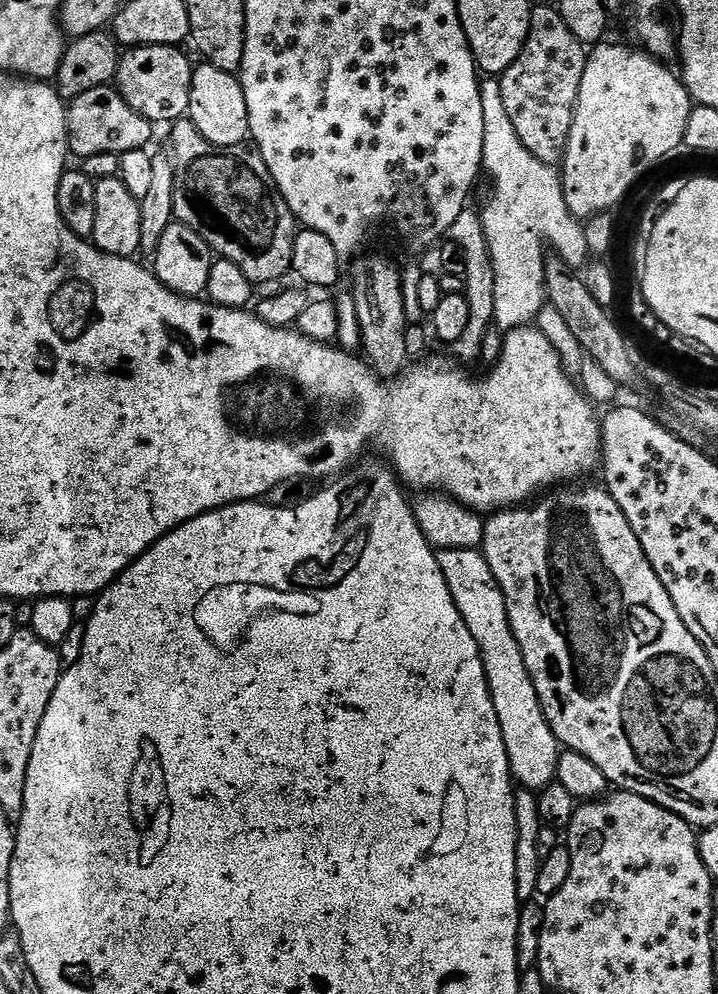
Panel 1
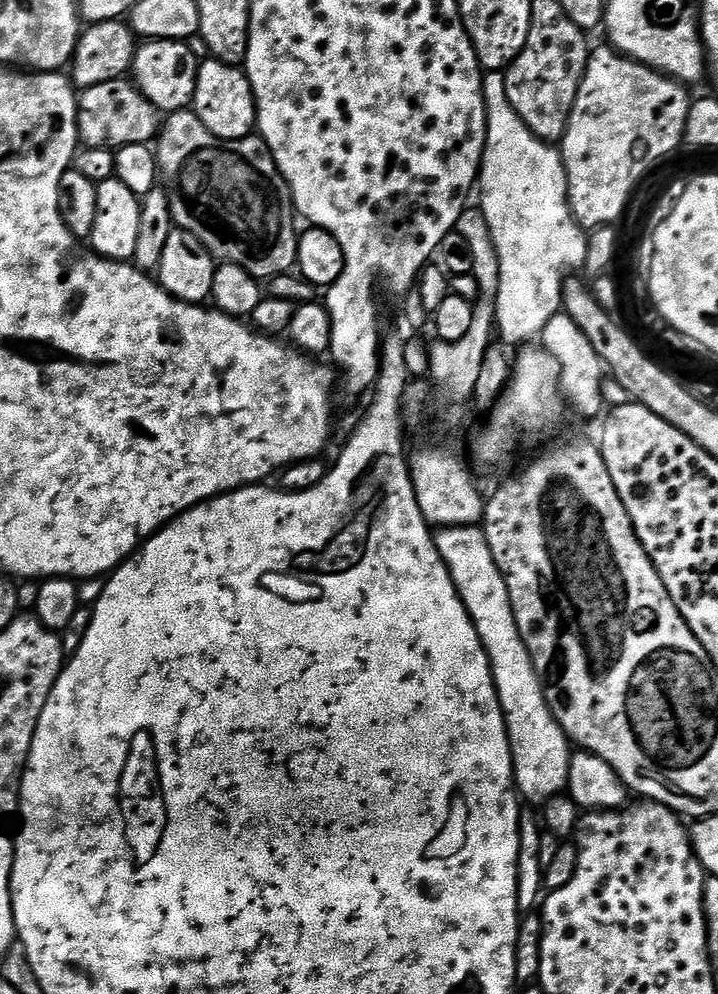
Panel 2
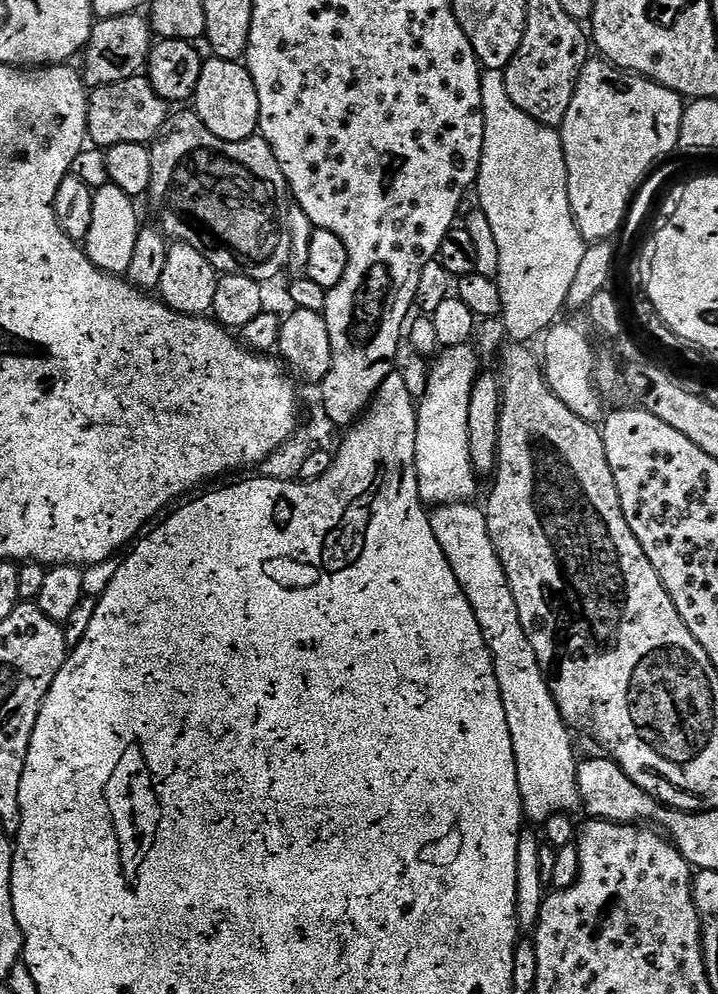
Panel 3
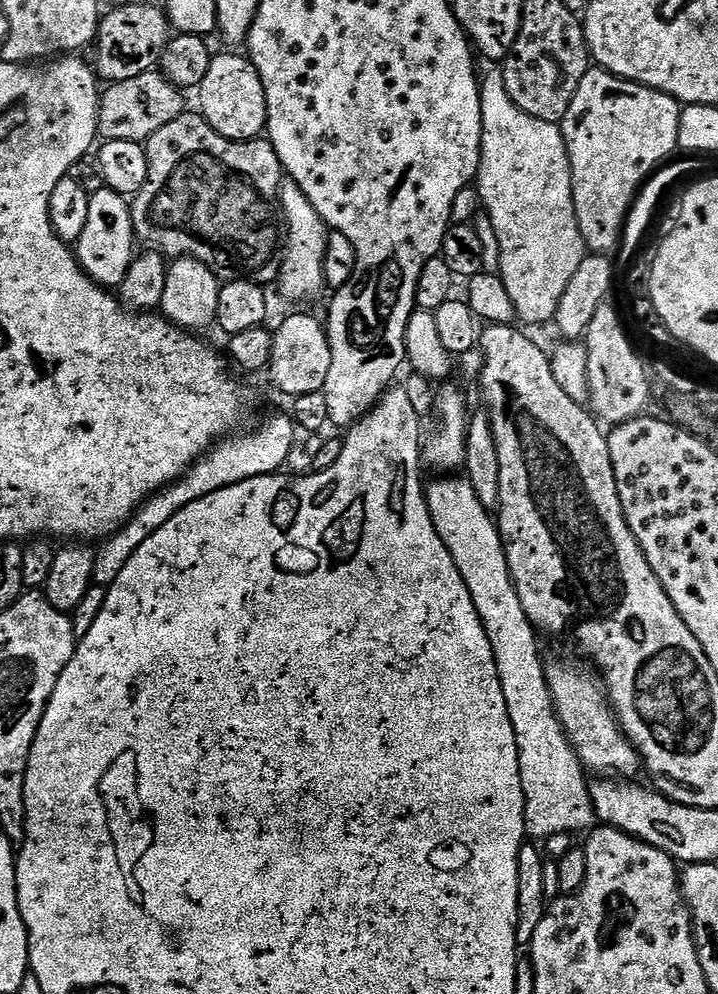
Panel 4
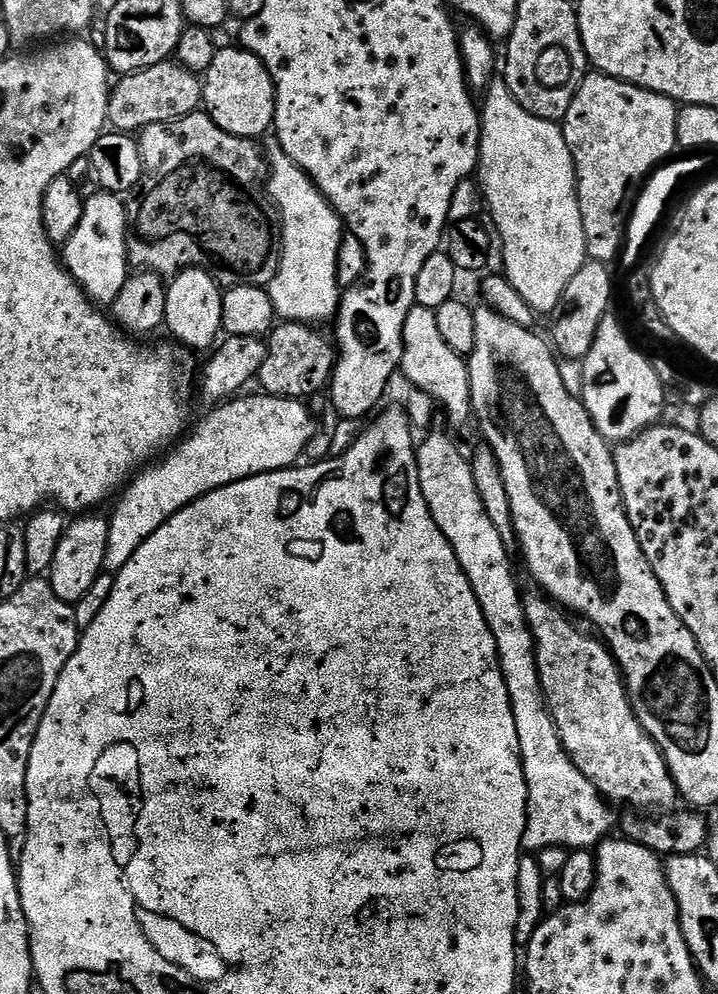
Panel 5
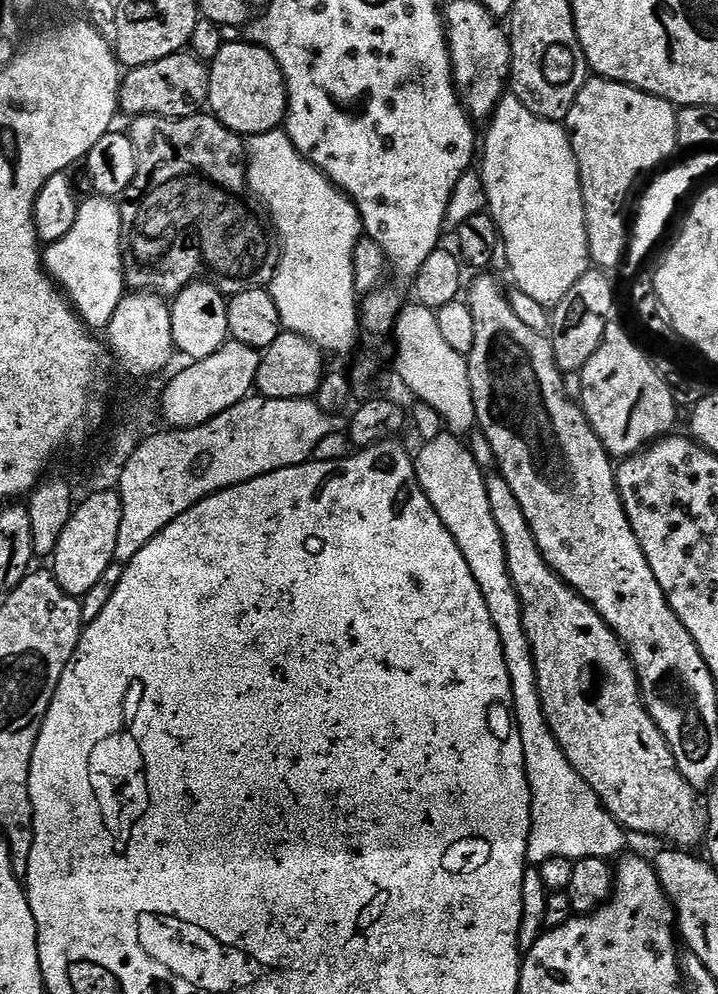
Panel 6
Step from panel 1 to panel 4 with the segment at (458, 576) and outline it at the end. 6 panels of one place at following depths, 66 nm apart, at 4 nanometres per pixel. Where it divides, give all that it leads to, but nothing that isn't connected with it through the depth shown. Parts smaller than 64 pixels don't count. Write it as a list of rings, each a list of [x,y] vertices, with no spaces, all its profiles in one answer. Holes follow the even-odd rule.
[[[444,474],[436,479],[440,480],[434,481],[433,484],[429,483],[426,488],[430,518],[434,522],[434,530],[438,530],[438,538],[442,538],[442,542],[446,542],[446,550],[450,550],[450,558],[454,558],[454,566],[458,566],[458,574],[462,574],[462,582],[466,582],[466,590],[470,590],[470,598],[474,598],[474,610],[478,610],[478,618],[482,618],[486,638],[490,638],[490,646],[494,650],[494,662],[498,666],[498,678],[502,682],[502,694],[506,698],[506,710],[514,726],[524,791],[524,831],[536,842],[544,842],[548,836],[563,832],[587,833],[597,823],[596,811],[590,802],[588,789],[590,780],[589,777],[584,777],[586,769],[580,763],[576,751],[568,741],[567,732],[556,717],[556,708],[552,704],[548,679],[544,673],[546,660],[540,657],[539,642],[541,641],[530,618],[526,618],[526,610],[522,610],[522,602],[518,598],[518,590],[514,586],[506,562],[504,543],[500,537],[497,521],[489,508],[478,502],[478,494],[474,494],[474,486],[470,486],[466,478],[456,474]]]

